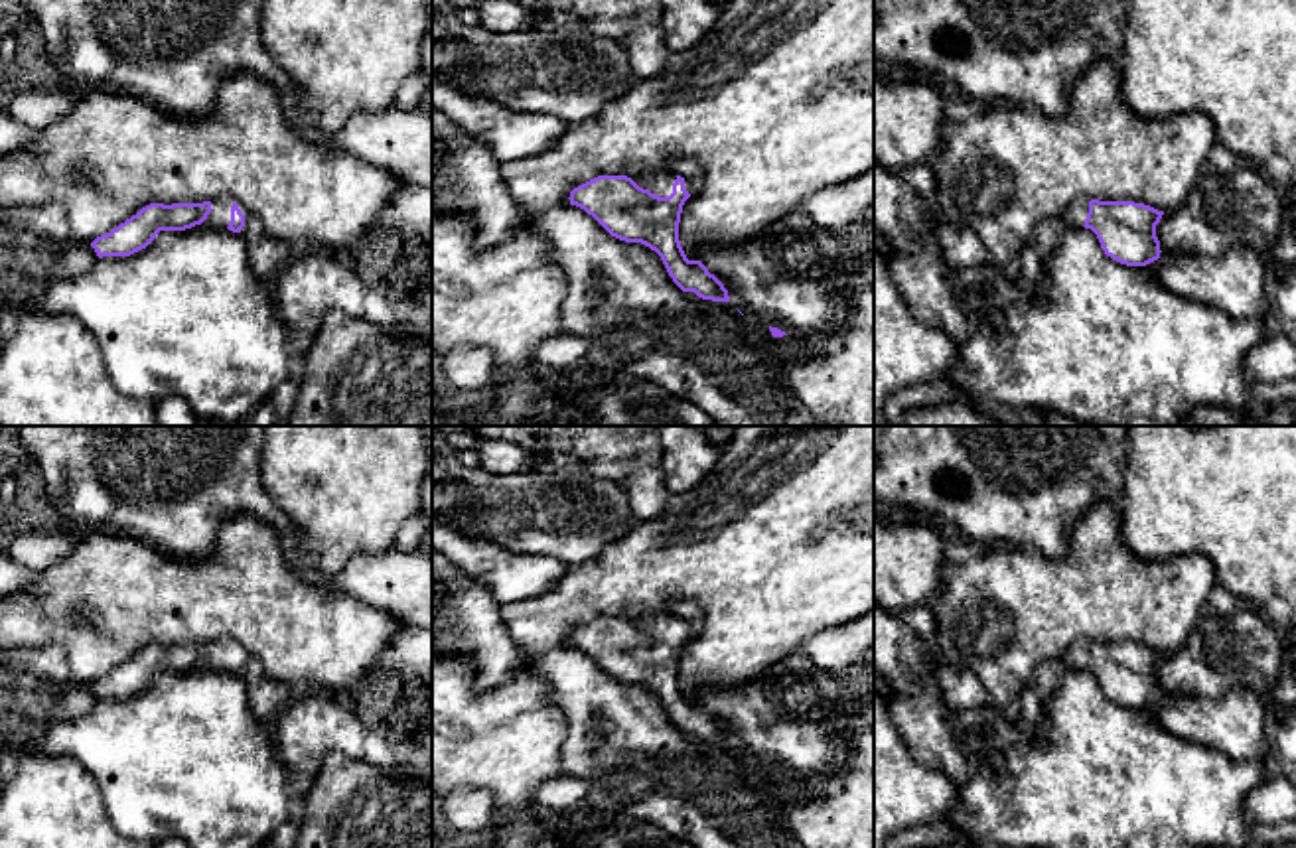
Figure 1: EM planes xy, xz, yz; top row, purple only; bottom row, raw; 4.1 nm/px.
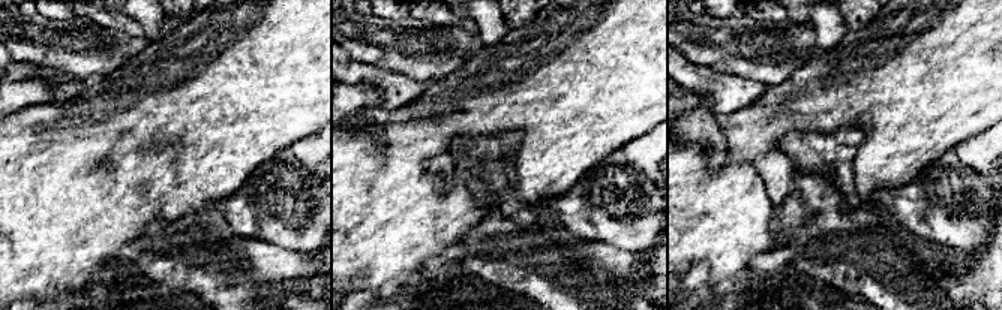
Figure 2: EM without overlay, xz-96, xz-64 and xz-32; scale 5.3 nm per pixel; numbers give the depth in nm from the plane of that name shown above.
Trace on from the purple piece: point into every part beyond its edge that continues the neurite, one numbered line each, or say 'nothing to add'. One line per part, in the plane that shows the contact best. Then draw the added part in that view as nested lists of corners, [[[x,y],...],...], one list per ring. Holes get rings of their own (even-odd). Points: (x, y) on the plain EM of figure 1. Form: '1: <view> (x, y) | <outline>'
1: xz (659, 624) | [[[655,611],[651,615],[633,619],[633,623],[639,629],[649,631],[651,635],[659,639],[669,639],[673,635],[675,621],[677,617],[671,615],[669,611]]]

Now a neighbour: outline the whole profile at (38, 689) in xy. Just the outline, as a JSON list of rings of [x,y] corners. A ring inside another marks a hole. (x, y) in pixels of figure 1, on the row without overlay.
[[[59,645],[0,651],[0,753],[10,749],[22,755],[53,726],[89,716],[97,702],[91,684],[81,684],[75,678]]]

